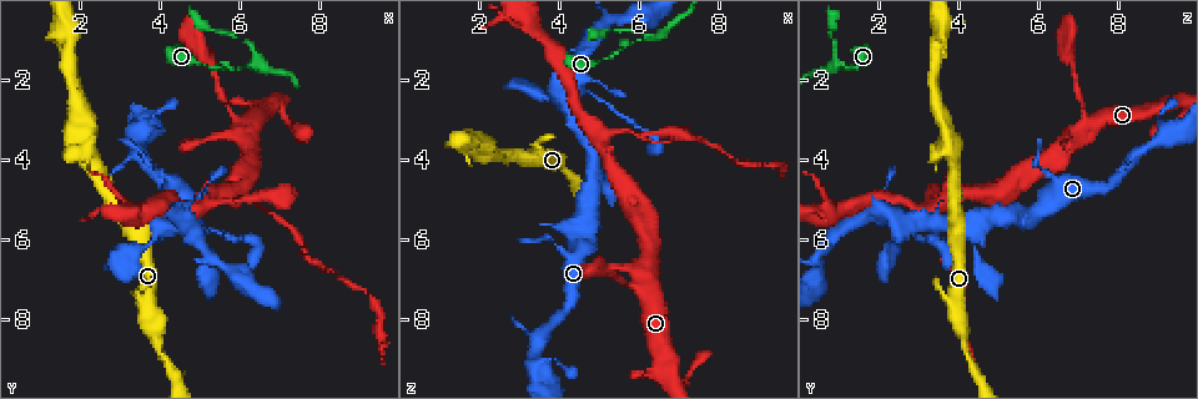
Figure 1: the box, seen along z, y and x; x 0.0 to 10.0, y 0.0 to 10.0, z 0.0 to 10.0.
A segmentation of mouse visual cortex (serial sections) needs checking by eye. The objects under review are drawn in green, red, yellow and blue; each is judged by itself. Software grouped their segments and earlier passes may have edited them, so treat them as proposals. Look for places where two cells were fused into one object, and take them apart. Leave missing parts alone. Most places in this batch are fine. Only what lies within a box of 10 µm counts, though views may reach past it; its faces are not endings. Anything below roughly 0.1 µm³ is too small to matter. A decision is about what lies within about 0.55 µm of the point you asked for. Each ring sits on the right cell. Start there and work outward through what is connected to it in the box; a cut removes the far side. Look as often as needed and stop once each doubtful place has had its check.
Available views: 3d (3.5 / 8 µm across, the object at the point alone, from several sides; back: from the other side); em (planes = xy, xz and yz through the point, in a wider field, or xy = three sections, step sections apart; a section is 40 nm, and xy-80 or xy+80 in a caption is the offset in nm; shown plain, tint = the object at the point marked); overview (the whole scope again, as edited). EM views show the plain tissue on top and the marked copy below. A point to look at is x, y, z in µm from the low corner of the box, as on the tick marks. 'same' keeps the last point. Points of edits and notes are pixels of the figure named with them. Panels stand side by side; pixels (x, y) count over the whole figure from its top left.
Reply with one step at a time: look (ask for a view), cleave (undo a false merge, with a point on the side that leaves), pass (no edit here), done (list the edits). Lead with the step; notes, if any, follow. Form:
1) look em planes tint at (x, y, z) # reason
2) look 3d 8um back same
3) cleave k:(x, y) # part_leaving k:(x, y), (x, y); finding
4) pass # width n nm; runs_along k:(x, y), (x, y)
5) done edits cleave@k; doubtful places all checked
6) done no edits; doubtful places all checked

look 3d 3.5um at (6.10, 1.65, 1.05) # sharp bend

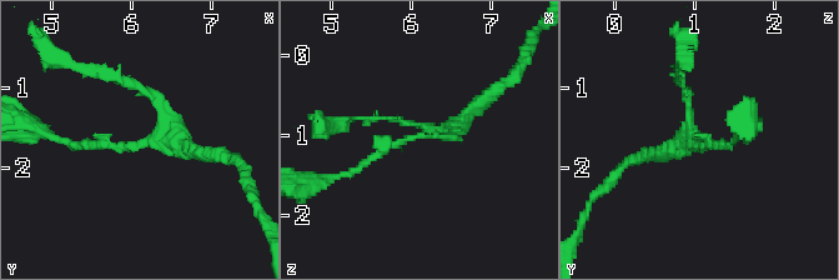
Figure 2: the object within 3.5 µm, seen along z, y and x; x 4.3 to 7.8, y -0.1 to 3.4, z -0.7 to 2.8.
look em xy step 1 tint at (6.05, 1.70, 1.00) # need the tissue

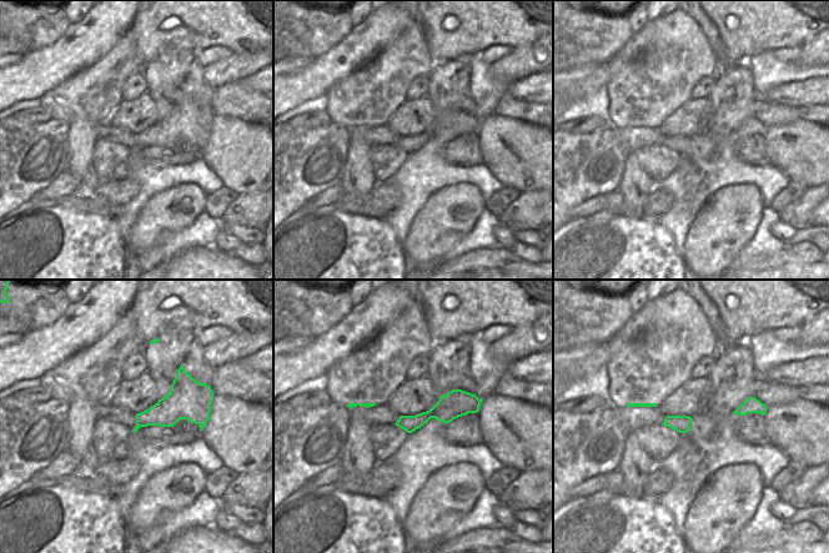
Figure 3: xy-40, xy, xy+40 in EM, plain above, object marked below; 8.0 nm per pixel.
pass # runs_along 3:(476, 401), (400, 423); all the same cell

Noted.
look em planes tint at (5.15, 5.10, 3.40) # small branch off a trunk

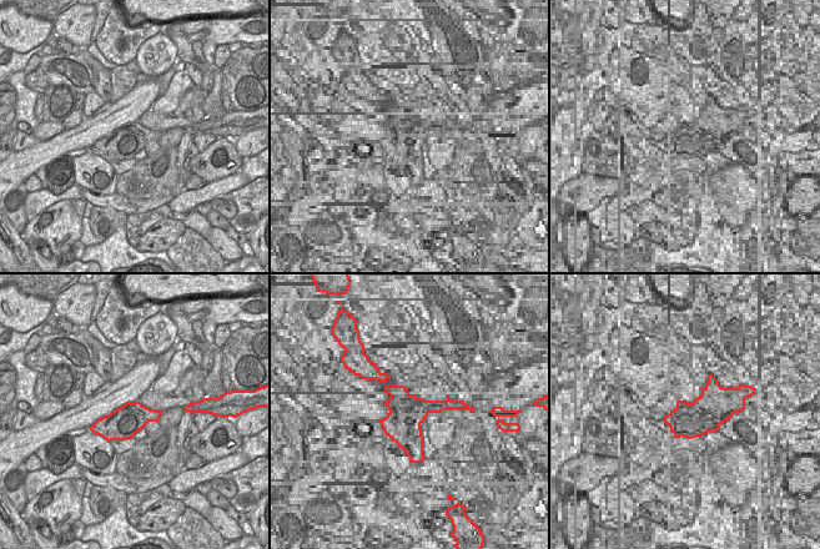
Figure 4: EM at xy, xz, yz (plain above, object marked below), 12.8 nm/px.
look 3d 3.5um back same

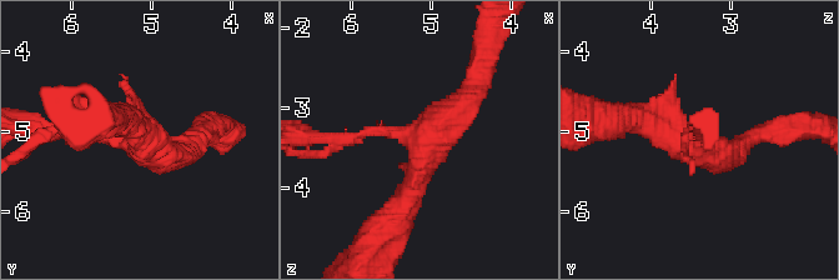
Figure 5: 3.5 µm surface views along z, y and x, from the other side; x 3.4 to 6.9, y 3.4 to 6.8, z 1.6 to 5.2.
pass # width 400 nm; runs_along 5:(400, 209), (418, 141), (472, 86); one cell here

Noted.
look 3d 8um at (6.15, 5.05, 3.45) # arms part here

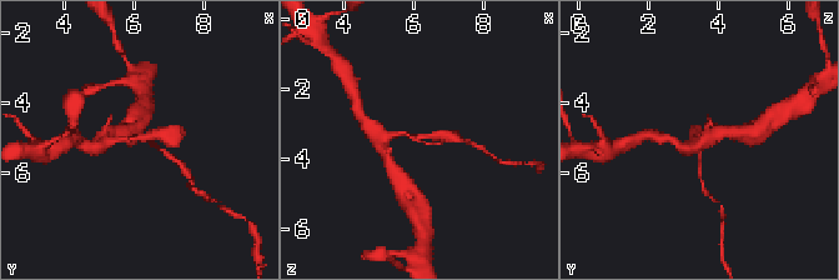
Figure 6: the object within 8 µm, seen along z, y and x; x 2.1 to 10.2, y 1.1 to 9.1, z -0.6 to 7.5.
look em xy step 5 tint same

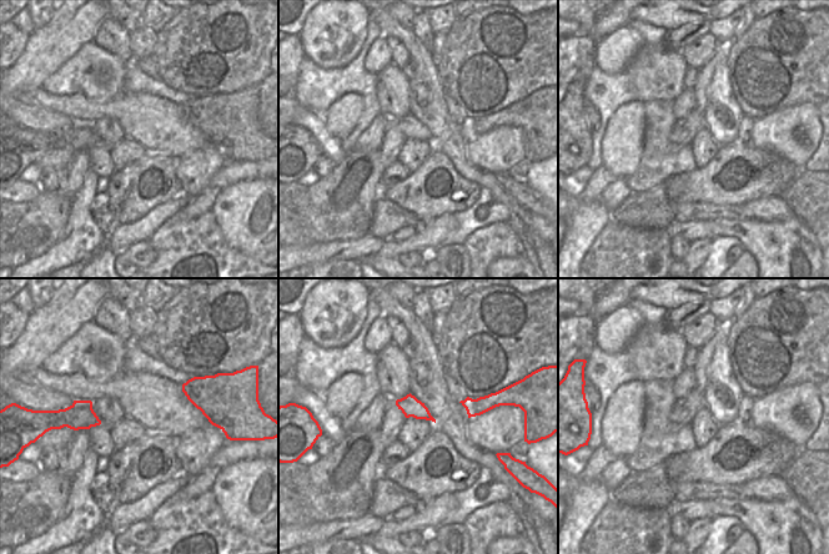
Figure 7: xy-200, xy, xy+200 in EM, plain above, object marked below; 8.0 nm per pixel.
cleave 6:(171, 156) # part_leaving 6:(151, 144), (177, 159), (187, 176); two cells meet here

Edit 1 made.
done edits cleave@6; doubtful places all checked

